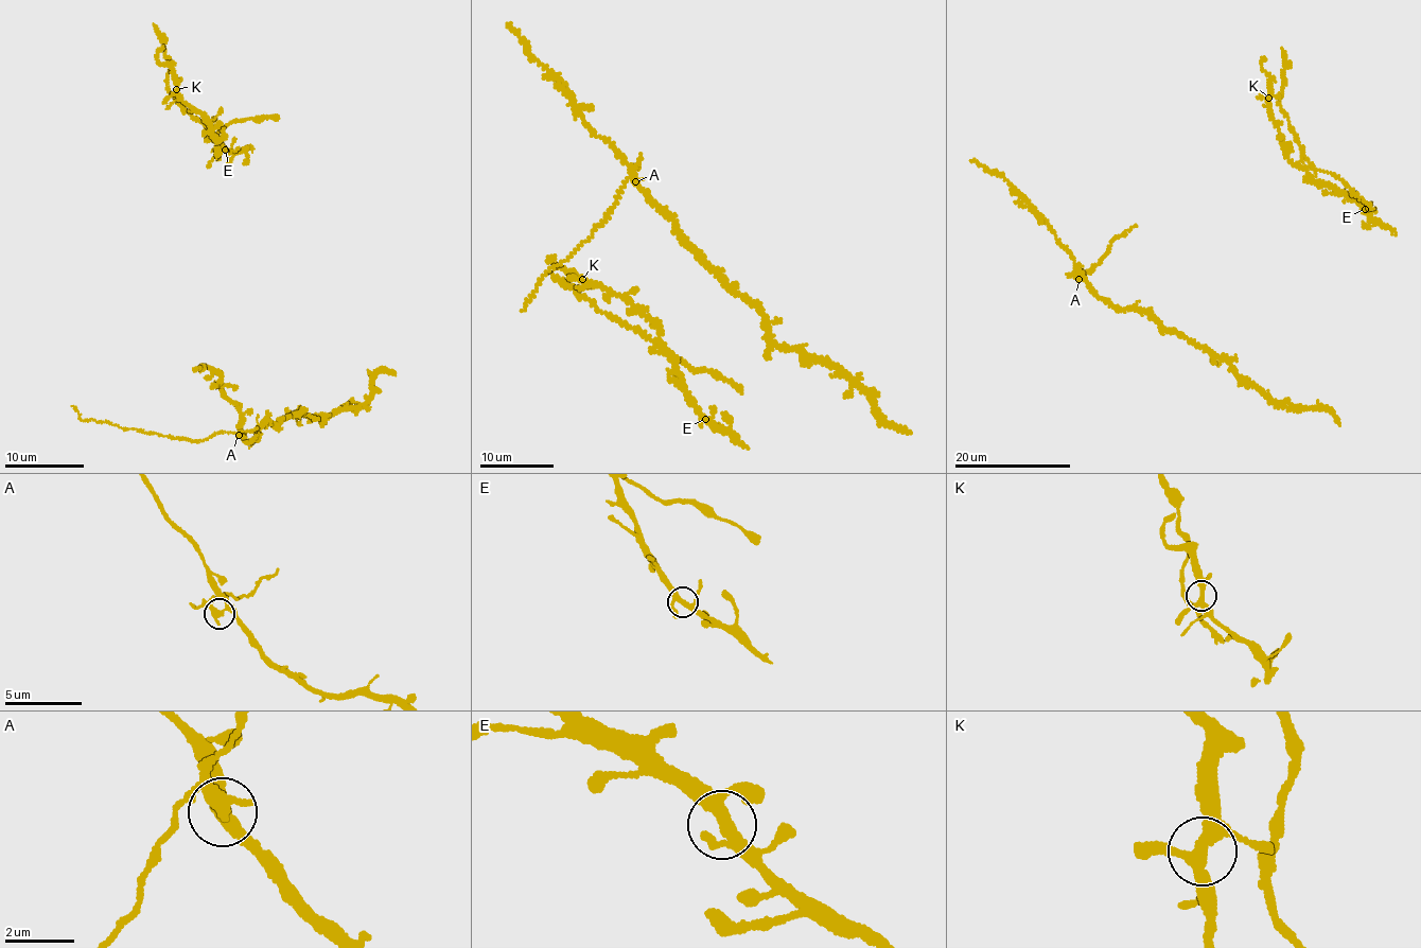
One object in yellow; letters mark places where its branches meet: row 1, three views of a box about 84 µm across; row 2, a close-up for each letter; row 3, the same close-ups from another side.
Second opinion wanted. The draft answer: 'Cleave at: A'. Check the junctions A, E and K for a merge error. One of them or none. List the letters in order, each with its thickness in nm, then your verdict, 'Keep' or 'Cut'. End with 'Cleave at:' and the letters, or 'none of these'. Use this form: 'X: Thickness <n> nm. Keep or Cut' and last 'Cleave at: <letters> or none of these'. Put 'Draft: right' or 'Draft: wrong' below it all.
A: Thickness 280 nm. Cut
E: Thickness 300 nm. Keep
K: Thickness 280 nm. Keep
Cleave at: A
Draft: right

